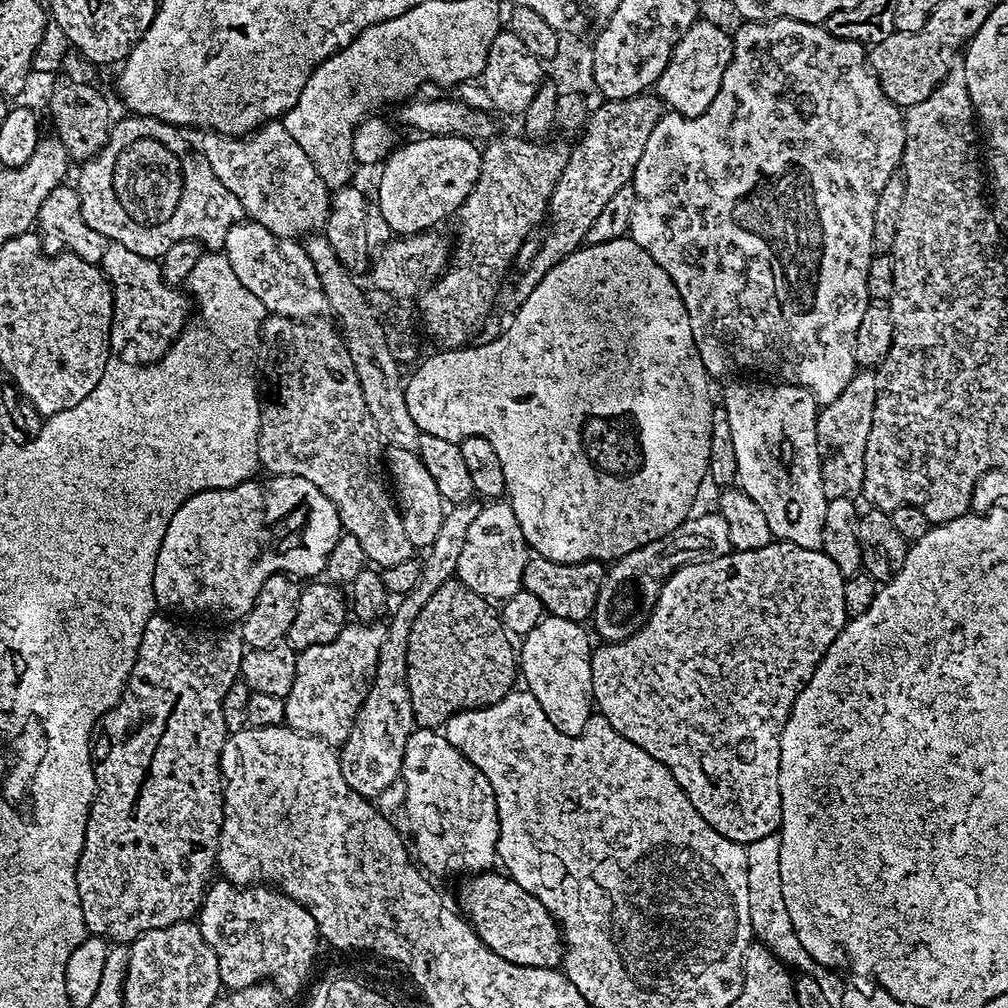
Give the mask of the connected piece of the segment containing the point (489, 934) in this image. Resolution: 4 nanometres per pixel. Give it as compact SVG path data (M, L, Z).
M484 872L481 876L474 877L469 882L468 888L461 890L459 907L463 915L481 942L490 950L494 950L498 958L506 958L506 962L531 968L556 968L562 960L562 937L556 920L548 913L546 906L538 902L538 898L522 890L522 886L518 886L518 882L514 882L511 876L497 872Z

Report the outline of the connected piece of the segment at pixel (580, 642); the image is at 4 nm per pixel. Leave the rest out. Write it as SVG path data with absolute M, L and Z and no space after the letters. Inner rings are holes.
M557 616L543 617L534 629L523 637L522 646L518 650L518 666L520 676L525 680L525 689L534 694L538 704L542 706L543 713L551 718L554 725L570 726L578 718L578 702L587 701L590 691L591 664L590 657L592 645L583 629L584 626L575 620L558 618Z

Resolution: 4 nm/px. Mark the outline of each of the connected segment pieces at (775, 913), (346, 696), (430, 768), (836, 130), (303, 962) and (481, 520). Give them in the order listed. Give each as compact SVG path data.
M778 834L756 839L747 846L747 885L749 887L749 911L753 935L774 955L783 961L785 967L804 973L804 964L813 962L815 958L807 954L802 942L794 932L790 912L786 910L782 895L781 867L778 866L778 854L781 853L781 838Z
M368 622L345 623L332 640L310 646L296 657L296 673L284 701L283 723L295 732L307 732L322 742L339 746L346 742L356 711L368 693L385 633Z
M416 728L410 738L406 738L400 771L404 784L404 816L408 819L407 835L412 844L420 840L420 844L480 844L486 850L495 849L500 823L490 782L457 748L450 746L443 731Z
M766 20L763 22L744 22L741 28L734 32L732 36L732 57L726 66L726 74L722 74L722 86L718 86L718 94L714 94L714 102L710 102L707 110L701 116L678 116L667 114L657 122L653 128L647 129L648 137L646 142L639 149L640 157L636 160L636 169L633 167L630 172L630 186L636 195L634 202L634 214L630 218L630 238L666 274L670 274L670 282L678 286L678 294L682 294L682 302L686 306L686 314L690 314L690 330L694 330L694 342L700 351L700 357L704 359L704 365L708 373L716 372L716 364L720 364L729 356L732 360L744 359L748 364L757 364L760 368L769 368L772 372L777 372L779 379L784 382L800 384L804 388L810 389L816 395L817 405L823 406L834 402L846 386L856 377L858 365L854 358L854 338L858 334L858 326L862 322L862 314L866 314L866 306L870 302L868 287L866 286L866 274L870 270L870 262L873 258L872 239L874 238L874 210L878 203L879 192L890 179L890 174L894 174L900 168L900 159L904 153L904 112L882 94L880 83L877 82L876 76L872 73L866 59L865 45L858 42L850 42L842 38L834 38L819 24L807 24L801 20Z
M222 878L217 881L202 897L198 909L198 923L206 946L217 959L221 985L225 989L233 990L267 982L281 997L294 995L303 986L304 979L311 974L312 963L316 960L316 947L322 944L314 918L303 906L271 887L235 886Z
M488 502L476 517L469 519L468 529L455 554L454 576L489 602L503 602L522 588L522 570L530 555L518 518L511 504Z

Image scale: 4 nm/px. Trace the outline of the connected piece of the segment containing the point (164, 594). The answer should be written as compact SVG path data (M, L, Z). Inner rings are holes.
M272 476L264 478L268 480L260 479L253 478L233 488L194 494L174 518L170 518L154 562L152 589L157 605L177 604L184 612L239 622L250 606L254 606L262 582L276 572L293 578L316 578L323 573L327 556L342 535L336 507L314 482L306 482L306 478Z

